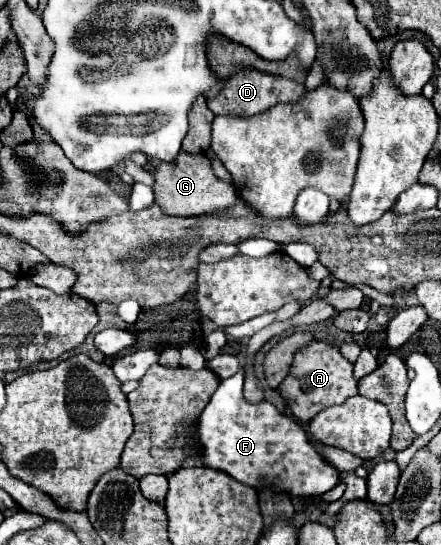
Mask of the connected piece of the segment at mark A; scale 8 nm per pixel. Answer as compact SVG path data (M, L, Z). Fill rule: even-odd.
M313 340L303 346L299 354L295 354L295 362L291 364L287 378L281 382L279 392L299 422L311 422L311 418L315 418L321 410L335 404L343 404L347 398L357 394L353 364L341 356L337 346L325 340Z

